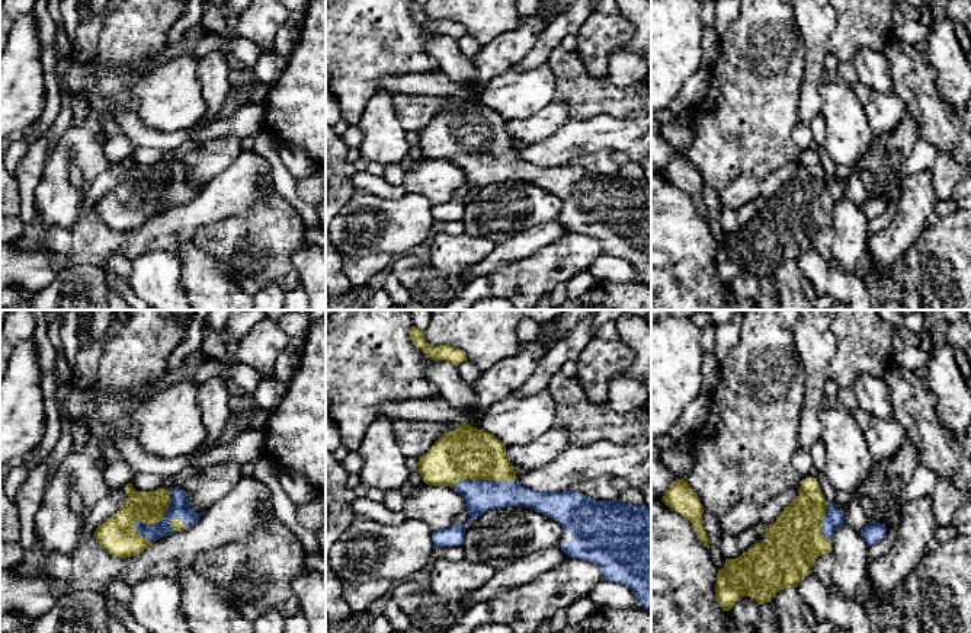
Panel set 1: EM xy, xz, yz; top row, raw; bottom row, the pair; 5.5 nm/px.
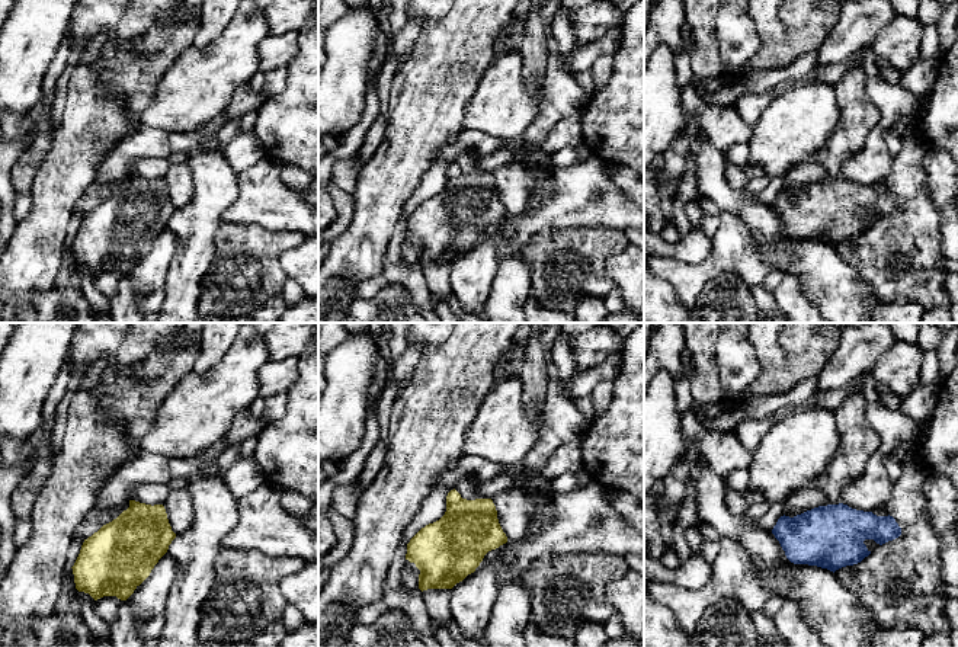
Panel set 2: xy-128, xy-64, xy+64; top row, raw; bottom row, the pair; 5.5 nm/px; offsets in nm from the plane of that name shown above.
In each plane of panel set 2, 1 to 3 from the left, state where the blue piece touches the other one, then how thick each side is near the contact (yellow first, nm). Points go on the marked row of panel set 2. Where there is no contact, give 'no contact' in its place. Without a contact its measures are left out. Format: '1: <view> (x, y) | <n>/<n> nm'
1: no contact
2: no contact
3: no contact

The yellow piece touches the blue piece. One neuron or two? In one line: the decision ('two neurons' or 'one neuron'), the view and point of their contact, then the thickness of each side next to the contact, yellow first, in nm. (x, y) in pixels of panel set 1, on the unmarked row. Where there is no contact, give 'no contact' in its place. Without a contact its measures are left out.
one neuron; meets yellow in xy at (151, 198); 200 nm thick on the yellow side, 110 nm on the other

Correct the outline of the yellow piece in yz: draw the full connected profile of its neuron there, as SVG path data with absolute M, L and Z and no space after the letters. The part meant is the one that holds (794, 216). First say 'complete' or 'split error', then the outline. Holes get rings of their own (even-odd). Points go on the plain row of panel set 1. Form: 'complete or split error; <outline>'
split error; M807 151L798 162L798 170L769 199L765 199L766 215L757 215L736 233L725 233L717 247L715 272L722 285L730 285L740 271L750 271L759 279L770 276L778 265L797 260L810 246L814 236L831 227L831 211L845 196L837 179L829 178L815 151Z

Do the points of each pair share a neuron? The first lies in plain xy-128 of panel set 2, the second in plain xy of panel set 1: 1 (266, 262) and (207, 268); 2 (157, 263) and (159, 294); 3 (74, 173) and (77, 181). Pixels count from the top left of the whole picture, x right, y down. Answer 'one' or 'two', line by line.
1: two
2: one
3: two

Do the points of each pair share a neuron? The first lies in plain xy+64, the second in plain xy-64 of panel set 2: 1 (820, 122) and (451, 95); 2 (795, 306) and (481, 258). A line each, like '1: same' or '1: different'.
1: different
2: same

